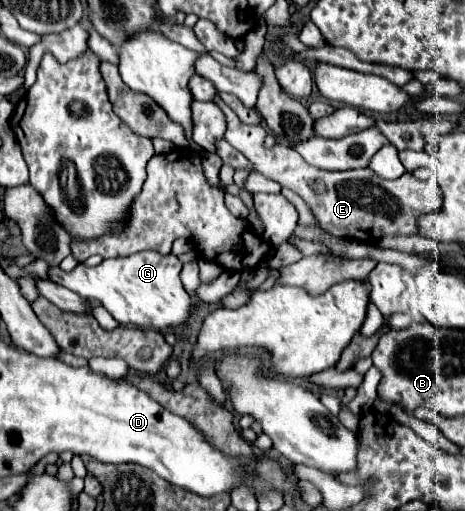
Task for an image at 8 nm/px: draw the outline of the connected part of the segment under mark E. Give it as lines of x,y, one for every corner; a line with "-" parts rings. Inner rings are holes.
219,95
213,97
213,103
219,105
227,117
225,139
239,149
253,165
253,169
283,187
293,189
311,209
317,225
327,233
343,239
357,239
363,243
377,243
387,235
415,235
417,217
425,205
425,185
437,185
433,179
419,181
411,173
395,181
377,177
371,169
353,169
353,171
323,171
313,165
307,165
303,157
287,147
285,143
275,143
271,149
263,147
265,129
261,125
245,125
239,117
221,101

